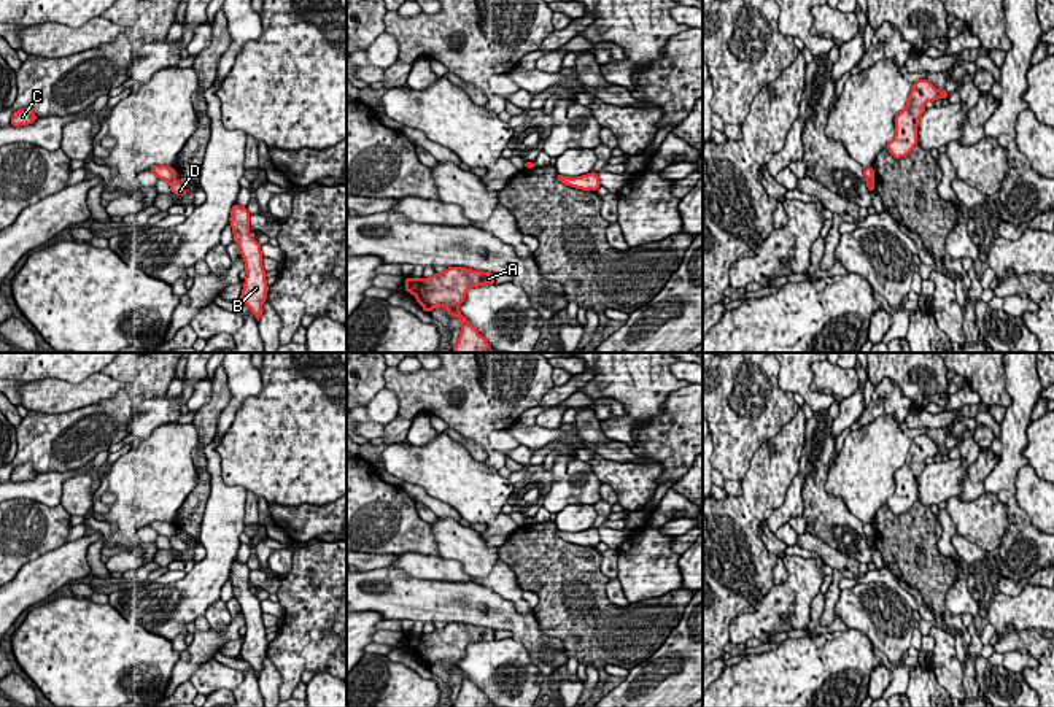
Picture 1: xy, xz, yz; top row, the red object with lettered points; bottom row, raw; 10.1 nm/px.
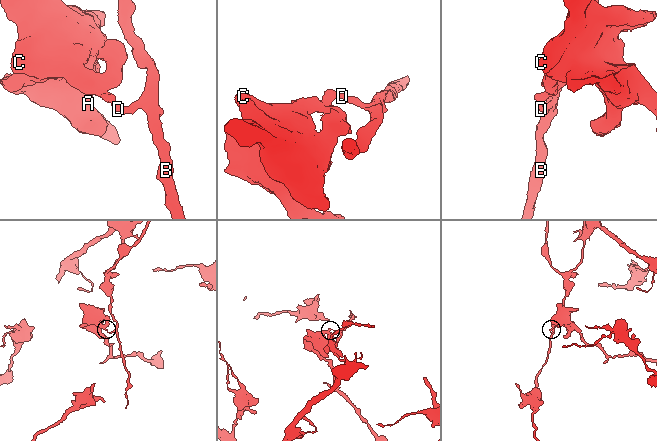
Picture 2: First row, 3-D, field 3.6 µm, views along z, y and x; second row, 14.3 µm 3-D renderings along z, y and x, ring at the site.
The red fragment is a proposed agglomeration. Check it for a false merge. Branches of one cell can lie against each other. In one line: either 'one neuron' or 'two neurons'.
two neurons

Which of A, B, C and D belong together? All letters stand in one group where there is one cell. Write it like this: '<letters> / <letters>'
A C / B D

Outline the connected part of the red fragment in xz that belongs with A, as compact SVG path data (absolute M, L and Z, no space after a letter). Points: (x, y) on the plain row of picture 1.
M448 623L429 634L405 634L405 648L413 650L428 669L436 663L444 663L448 666L448 672L461 675L463 683L453 707L486 707L491 701L469 680L458 663L466 656L469 643L494 640L494 632L491 628Z

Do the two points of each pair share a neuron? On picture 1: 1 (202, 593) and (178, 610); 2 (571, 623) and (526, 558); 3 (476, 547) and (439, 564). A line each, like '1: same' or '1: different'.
1: same
2: same
3: different

